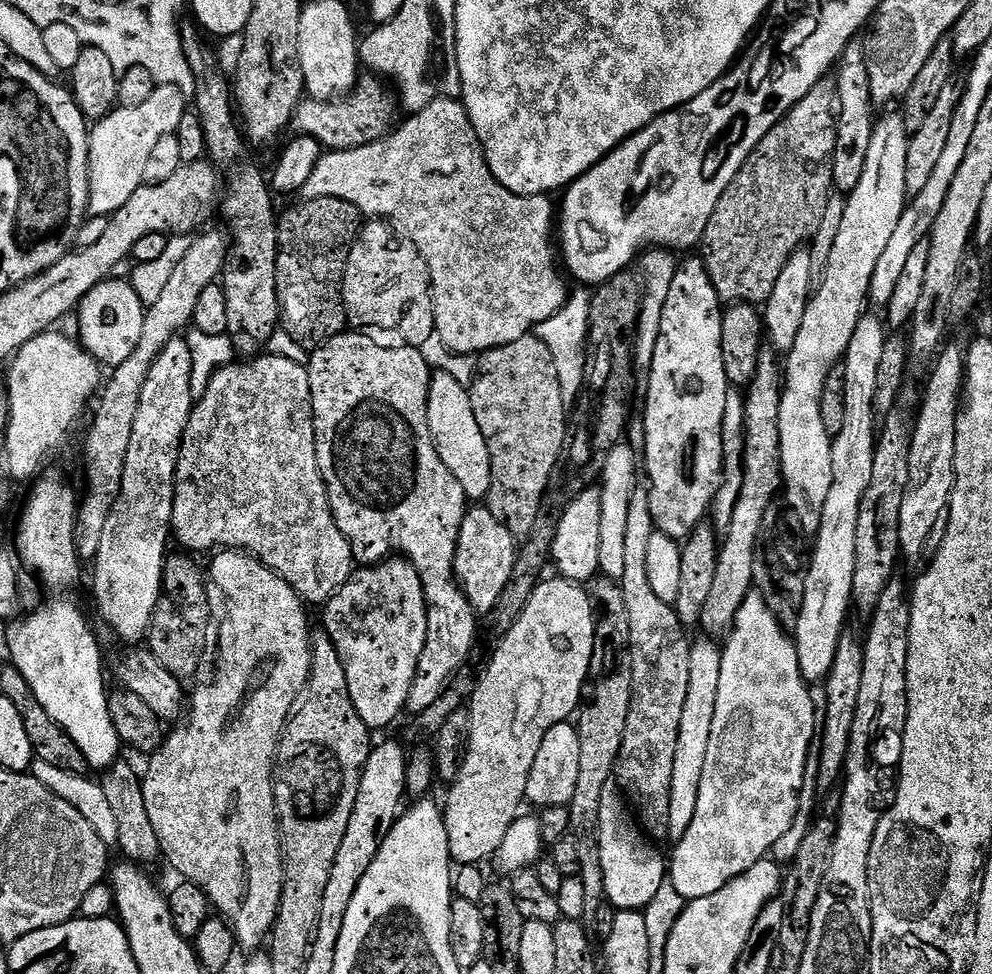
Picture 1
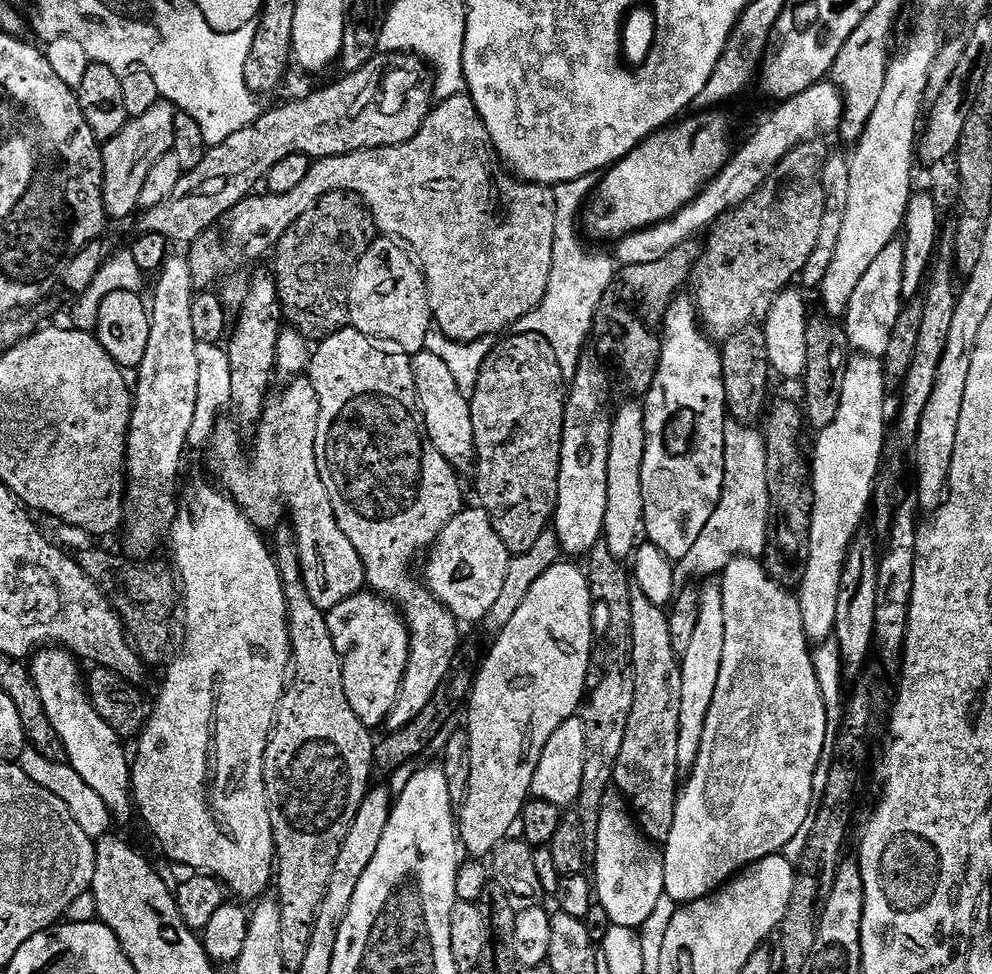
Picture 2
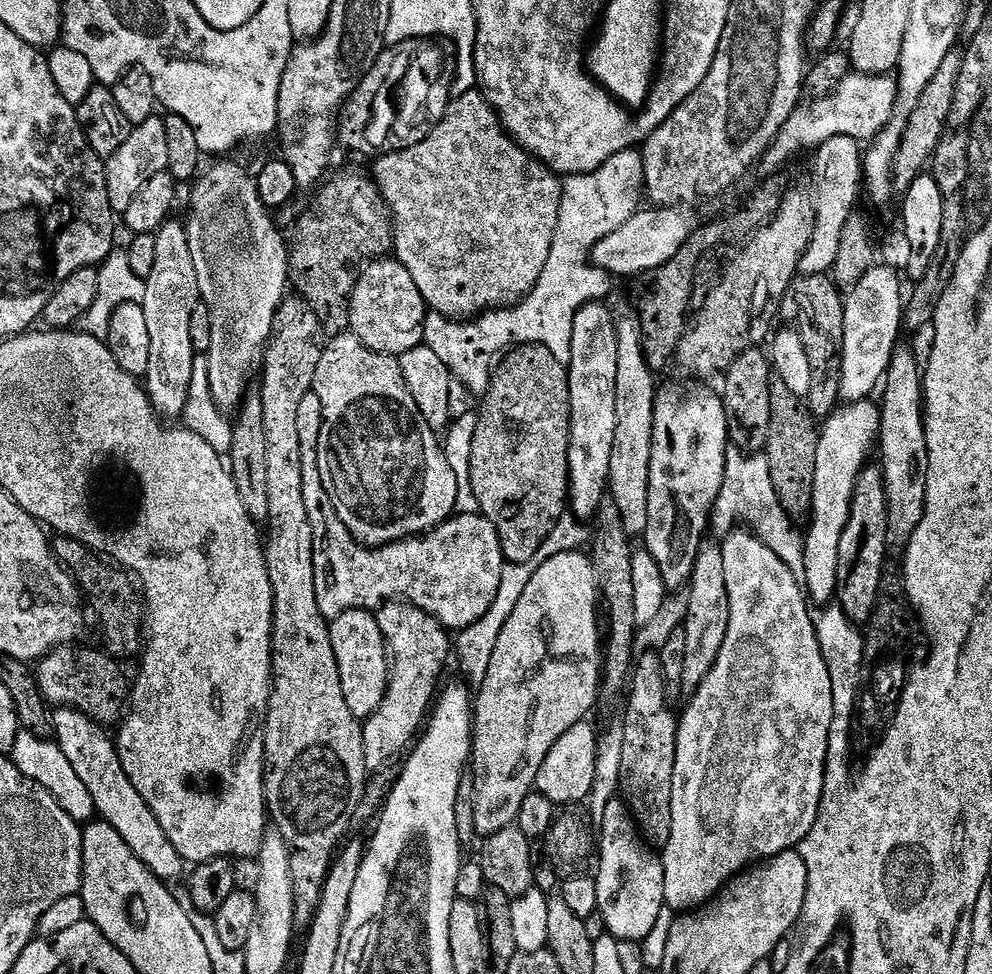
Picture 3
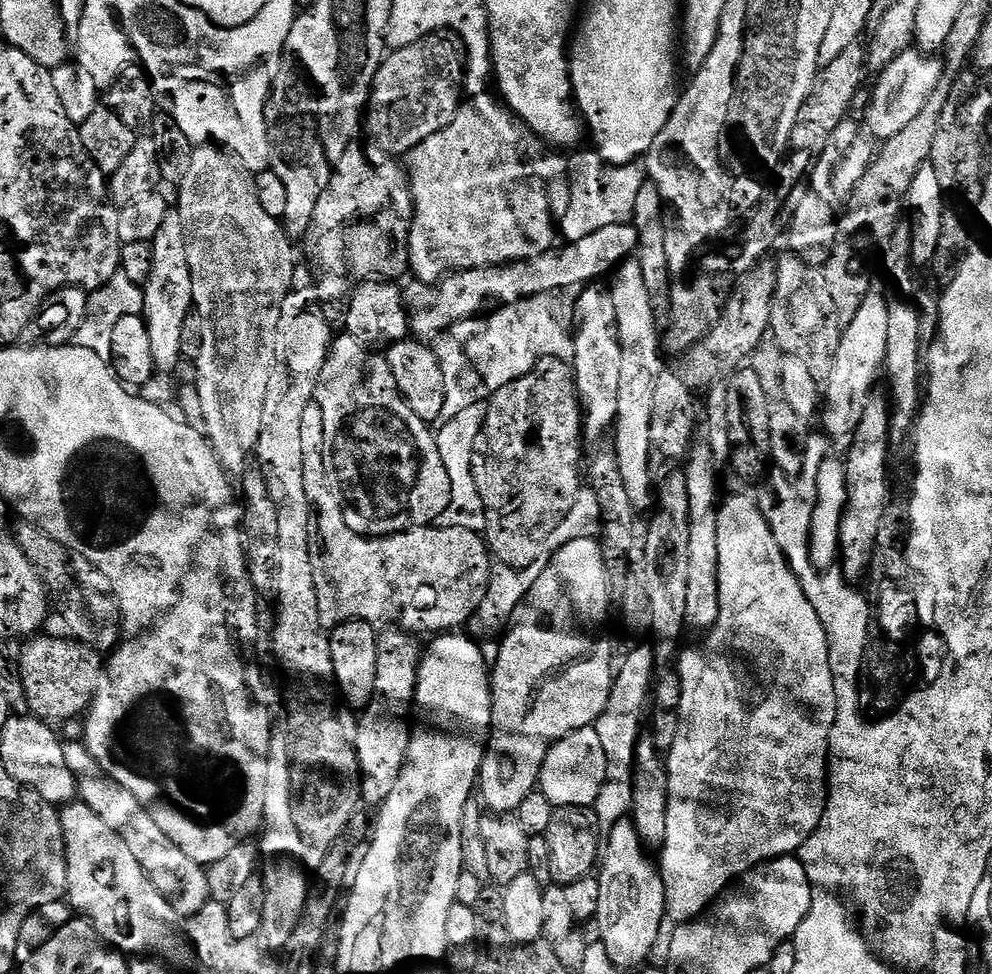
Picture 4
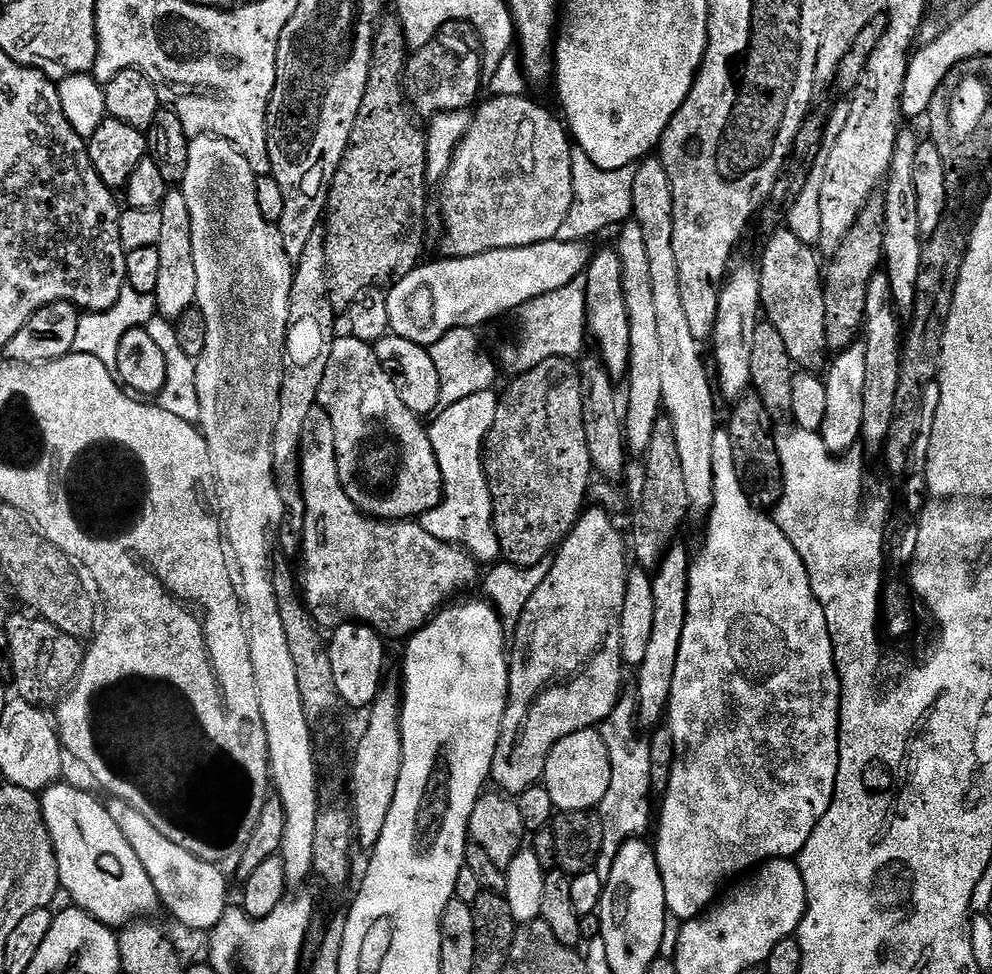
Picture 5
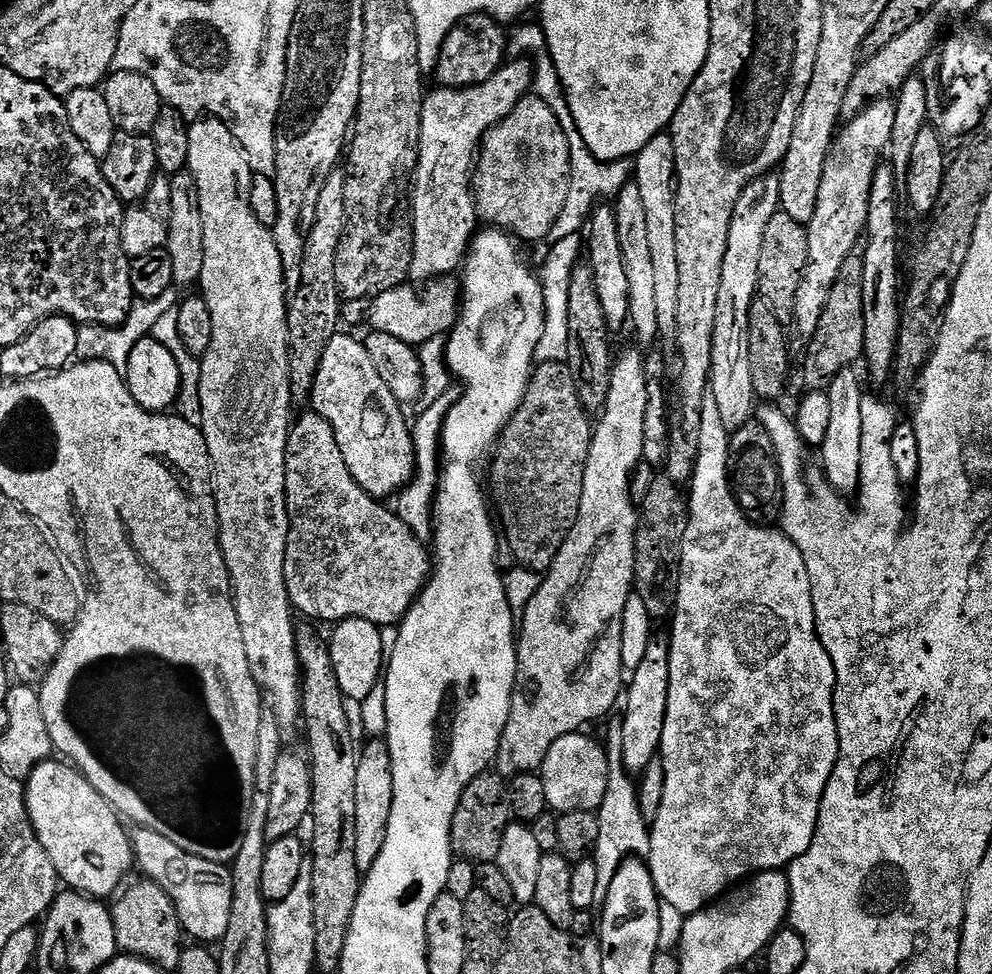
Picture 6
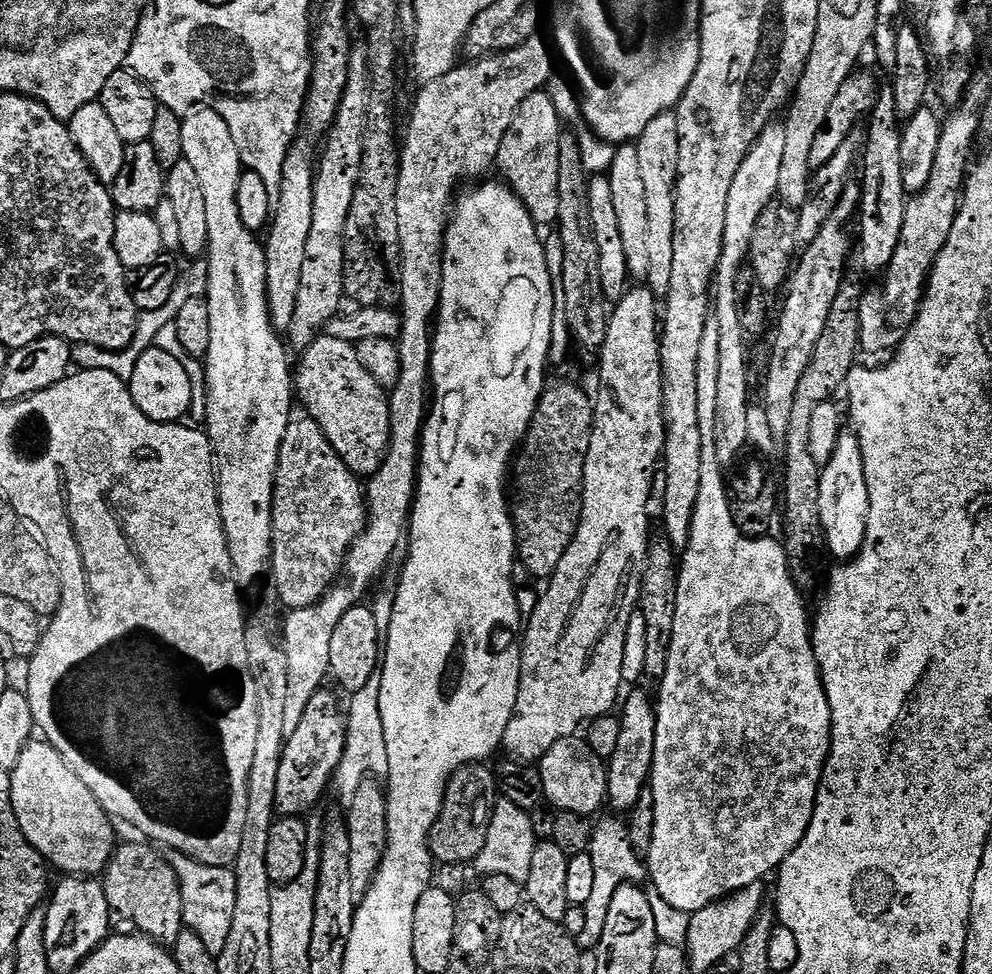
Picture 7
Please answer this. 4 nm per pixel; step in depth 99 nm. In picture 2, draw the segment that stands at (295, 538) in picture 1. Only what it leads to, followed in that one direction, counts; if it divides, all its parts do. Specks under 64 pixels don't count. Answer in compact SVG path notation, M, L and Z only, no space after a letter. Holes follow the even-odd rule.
M292 378L280 393L269 395L264 405L264 414L255 429L256 449L252 457L244 457L244 448L240 445L241 433L235 423L220 422L212 436L212 445L207 449L208 468L217 476L219 487L232 497L240 509L246 514L250 523L261 530L275 529L281 523L280 515L284 508L292 515L290 527L296 534L296 546L300 549L300 565L306 582L306 590L310 590L310 598L314 598L314 606L325 610L338 606L346 598L358 594L365 587L364 563L358 558L358 550L350 546L350 538L342 534L336 521L334 506L330 502L330 494L326 494L326 486L322 486L322 478L318 474L318 458L316 457L316 439L318 438L318 414L320 413L320 396L314 390L311 379Z

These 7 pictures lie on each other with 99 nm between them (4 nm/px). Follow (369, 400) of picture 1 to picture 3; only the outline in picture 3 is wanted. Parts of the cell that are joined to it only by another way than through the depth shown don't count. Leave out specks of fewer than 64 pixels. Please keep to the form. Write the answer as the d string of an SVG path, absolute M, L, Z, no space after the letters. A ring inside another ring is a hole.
M351 334L331 337L323 345L318 370L314 374L312 391L318 394L322 402L322 434L318 434L318 470L322 474L322 486L326 486L326 494L330 494L330 502L334 502L334 510L338 518L342 518L346 530L350 530L350 534L359 544L379 546L394 544L397 540L407 540L431 532L456 512L458 478L454 478L454 470L450 470L450 462L446 462L446 454L437 433L432 431L428 420L422 418L414 398L410 398L410 390L406 386L406 378L402 378L402 366L397 357L370 350L357 336ZM401 599L381 604L374 615L378 630L382 630L384 635L384 643L388 645L390 671L382 706L378 706L378 710L363 721L362 750L366 750L366 766L370 770L384 768L413 747L437 699L441 687L440 675L448 664L448 654L450 658L454 648L449 629L440 624L438 618Z

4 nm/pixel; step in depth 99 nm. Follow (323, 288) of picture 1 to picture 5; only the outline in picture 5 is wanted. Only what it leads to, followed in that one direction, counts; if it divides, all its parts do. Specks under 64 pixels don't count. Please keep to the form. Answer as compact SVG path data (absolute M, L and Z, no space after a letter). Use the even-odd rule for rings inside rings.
M388 14L381 19L376 29L376 40L372 44L372 69L366 82L366 94L362 94L362 106L358 110L358 118L354 118L354 130L350 130L350 142L346 146L346 154L338 166L332 179L332 187L328 190L328 207L326 209L326 262L328 263L328 295L331 307L347 309L354 303L358 294L375 289L377 286L391 286L401 280L410 270L421 263L424 252L424 199L428 196L430 181L428 178L428 138L423 127L416 125L417 117L414 109L404 94L404 65L406 63L406 45L404 43L404 29L395 15Z

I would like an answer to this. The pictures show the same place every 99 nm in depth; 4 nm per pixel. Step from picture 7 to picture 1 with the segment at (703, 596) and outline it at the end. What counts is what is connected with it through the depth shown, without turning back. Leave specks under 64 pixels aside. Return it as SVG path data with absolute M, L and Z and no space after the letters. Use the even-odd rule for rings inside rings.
M753 594L742 602L738 610L736 625L731 632L727 633L726 641L722 651L722 678L718 678L718 706L714 706L714 726L710 729L710 746L706 749L706 766L702 770L702 786L698 786L698 810L694 810L694 822L690 822L690 830L681 840L675 841L676 848L670 852L670 881L678 893L684 896L687 901L706 898L706 894L714 894L714 890L722 890L726 882L738 878L750 866L757 864L759 860L765 859L771 853L772 847L778 838L791 828L791 824L801 815L800 812L800 791L804 788L804 779L810 776L810 760L808 764L808 751L813 751L814 741L818 736L818 729L815 724L815 712L818 707L818 700L812 697L809 681L804 679L800 663L798 662L798 650L795 639L778 622L770 606L758 594Z

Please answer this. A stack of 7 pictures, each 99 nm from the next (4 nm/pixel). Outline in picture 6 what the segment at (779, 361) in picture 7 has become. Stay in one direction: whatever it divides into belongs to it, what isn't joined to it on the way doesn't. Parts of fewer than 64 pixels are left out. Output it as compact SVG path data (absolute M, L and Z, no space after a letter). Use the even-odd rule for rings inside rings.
M891 99L873 100L855 118L845 123L832 141L826 166L822 170L822 186L818 186L818 206L814 206L814 218L806 226L806 270L790 313L804 338L810 338L814 330L818 330L818 321L822 318L822 310L826 310L834 281L842 271L842 262L857 251L865 235L870 210L870 186L874 186L874 174L889 151L895 114L896 105Z

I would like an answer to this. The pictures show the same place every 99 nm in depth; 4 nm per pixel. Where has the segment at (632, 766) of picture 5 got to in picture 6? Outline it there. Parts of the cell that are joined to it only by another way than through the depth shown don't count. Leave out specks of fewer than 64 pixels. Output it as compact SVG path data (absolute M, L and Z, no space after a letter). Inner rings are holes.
M616 716L608 726L604 737L605 752L608 758L608 782L606 796L596 813L599 818L598 842L592 859L597 867L597 888L594 893L594 906L603 907L609 894L610 883L624 861L631 858L647 859L650 852L651 831L639 810L637 785L624 769L622 762L622 718Z

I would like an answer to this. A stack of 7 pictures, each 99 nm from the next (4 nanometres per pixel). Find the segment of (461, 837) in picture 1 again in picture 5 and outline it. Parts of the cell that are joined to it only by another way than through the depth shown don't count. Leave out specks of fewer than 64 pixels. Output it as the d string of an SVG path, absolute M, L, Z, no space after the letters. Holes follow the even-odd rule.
M585 511L564 537L555 553L553 568L522 610L510 644L508 705L490 777L491 783L504 794L518 794L541 783L553 746L578 730L599 726L622 695L620 683L626 665L620 658L620 623L630 560L626 555L625 533L616 529L607 511L595 511Z

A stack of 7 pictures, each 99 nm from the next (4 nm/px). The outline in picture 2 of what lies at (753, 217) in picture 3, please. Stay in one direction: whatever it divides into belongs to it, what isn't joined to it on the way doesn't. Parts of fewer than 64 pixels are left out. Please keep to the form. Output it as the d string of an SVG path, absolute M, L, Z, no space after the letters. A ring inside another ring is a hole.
M695 239L674 246L670 254L658 258L658 262L625 264L617 267L616 277L610 282L606 294L596 311L592 323L591 339L596 340L595 355L601 361L612 363L611 371L620 375L629 397L647 396L654 382L654 374L660 361L662 325L664 313L677 296L681 295L684 283L691 281L694 269L700 260L701 245Z

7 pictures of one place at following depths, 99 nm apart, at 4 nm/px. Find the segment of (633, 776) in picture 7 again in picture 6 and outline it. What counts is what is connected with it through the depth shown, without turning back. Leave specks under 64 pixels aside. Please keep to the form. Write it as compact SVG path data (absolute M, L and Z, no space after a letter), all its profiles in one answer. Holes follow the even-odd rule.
M667 635L653 638L642 663L631 669L626 684L626 695L622 700L622 762L629 774L641 774L660 751L662 726L666 726L666 702L670 694L669 643Z

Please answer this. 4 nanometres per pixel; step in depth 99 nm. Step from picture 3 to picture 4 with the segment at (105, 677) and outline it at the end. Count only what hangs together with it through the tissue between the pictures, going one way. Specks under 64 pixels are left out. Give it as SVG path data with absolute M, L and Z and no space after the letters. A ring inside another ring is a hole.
M37 634L25 639L18 648L18 675L26 690L28 712L45 724L60 726L63 720L83 717L106 675L101 653L75 638Z

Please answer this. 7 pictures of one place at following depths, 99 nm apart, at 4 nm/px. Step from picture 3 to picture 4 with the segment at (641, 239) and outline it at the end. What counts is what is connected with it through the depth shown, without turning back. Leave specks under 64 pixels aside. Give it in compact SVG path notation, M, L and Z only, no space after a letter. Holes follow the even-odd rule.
M627 223L603 224L601 228L594 230L594 234L586 234L586 238L578 238L563 246L565 248L553 247L552 251L543 252L538 258L519 260L517 264L494 264L490 268L449 272L443 280L434 284L412 282L409 288L403 289L409 329L417 337L433 338L440 333L447 333L453 324L491 313L503 305L513 304L542 292L559 292L563 288L587 286L604 278L600 276L607 277L619 268L637 251L638 243L635 227Z

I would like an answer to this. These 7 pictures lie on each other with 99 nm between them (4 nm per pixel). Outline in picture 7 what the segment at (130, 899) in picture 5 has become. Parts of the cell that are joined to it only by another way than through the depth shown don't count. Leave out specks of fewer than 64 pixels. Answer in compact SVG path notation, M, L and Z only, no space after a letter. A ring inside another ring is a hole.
M33 738L22 750L18 762L10 769L10 775L14 814L18 818L18 826L22 834L32 843L33 848L53 869L56 867L58 871L64 872L60 874L81 878L99 877L107 868L108 859L111 858L118 844L116 832L112 829L113 821L98 802L98 798L94 798L86 782L82 782L82 778L74 774L74 770L65 762L62 754L58 754L58 750L52 747L47 740Z

